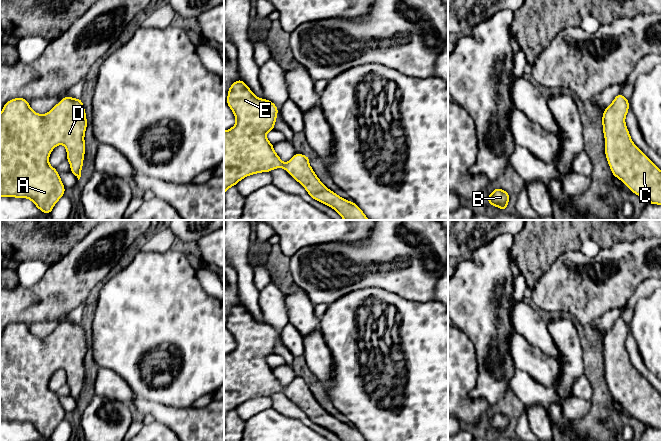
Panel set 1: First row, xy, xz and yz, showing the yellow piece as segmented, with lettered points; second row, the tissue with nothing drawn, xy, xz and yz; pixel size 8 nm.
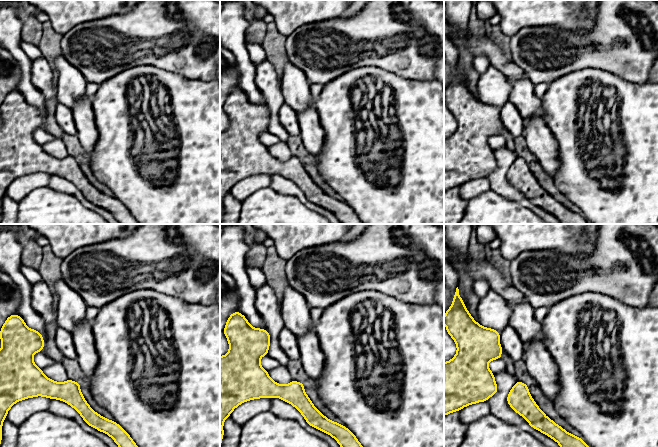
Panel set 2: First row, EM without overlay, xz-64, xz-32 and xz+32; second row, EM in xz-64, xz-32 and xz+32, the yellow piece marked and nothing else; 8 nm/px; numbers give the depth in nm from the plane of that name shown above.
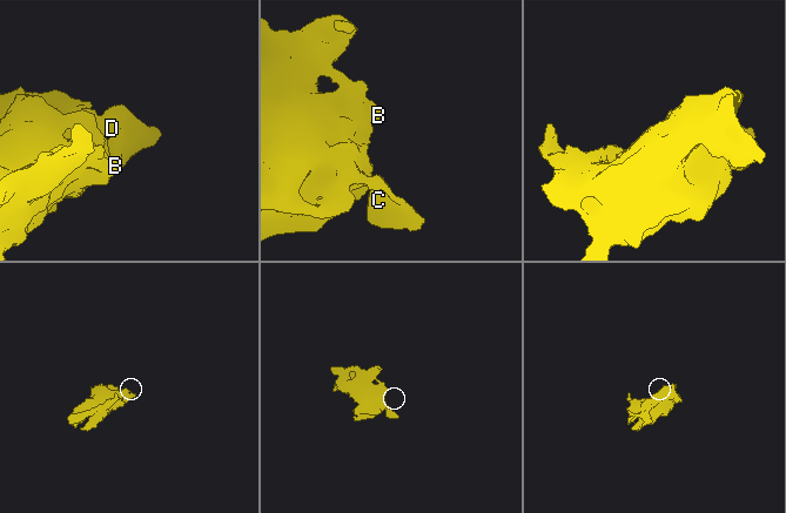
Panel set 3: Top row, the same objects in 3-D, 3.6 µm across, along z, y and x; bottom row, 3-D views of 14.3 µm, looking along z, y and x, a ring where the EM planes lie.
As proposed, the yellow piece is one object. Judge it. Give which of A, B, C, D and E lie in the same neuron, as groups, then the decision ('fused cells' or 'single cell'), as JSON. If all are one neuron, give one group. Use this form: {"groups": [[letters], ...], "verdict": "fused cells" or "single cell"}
{"groups": [["A", "B", "C", "D", "E"]], "verdict": "single cell"}

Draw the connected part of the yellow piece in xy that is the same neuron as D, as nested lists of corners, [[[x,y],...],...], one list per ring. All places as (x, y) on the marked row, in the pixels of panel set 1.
[[[66,96],[44,115],[34,112],[24,98],[8,101],[0,113],[0,197],[29,198],[43,213],[50,214],[54,205],[64,196],[65,187],[56,168],[50,166],[49,155],[57,145],[65,145],[71,172],[79,180],[85,153],[86,127],[86,113],[81,98]]]

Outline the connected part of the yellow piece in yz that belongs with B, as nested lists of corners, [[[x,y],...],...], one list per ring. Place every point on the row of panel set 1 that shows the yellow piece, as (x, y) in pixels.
[[[496,187],[495,190],[488,196],[488,204],[499,207],[502,211],[505,211],[509,198],[510,195],[506,191]]]

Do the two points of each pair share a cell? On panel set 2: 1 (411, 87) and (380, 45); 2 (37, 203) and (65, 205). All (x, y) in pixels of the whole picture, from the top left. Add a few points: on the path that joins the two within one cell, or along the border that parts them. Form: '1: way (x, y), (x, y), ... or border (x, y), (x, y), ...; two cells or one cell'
1: border (382, 69), (406, 78), (427, 81); two cells
2: way (44, 203), (58, 205); one cell

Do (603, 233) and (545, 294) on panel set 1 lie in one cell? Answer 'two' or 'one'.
two

